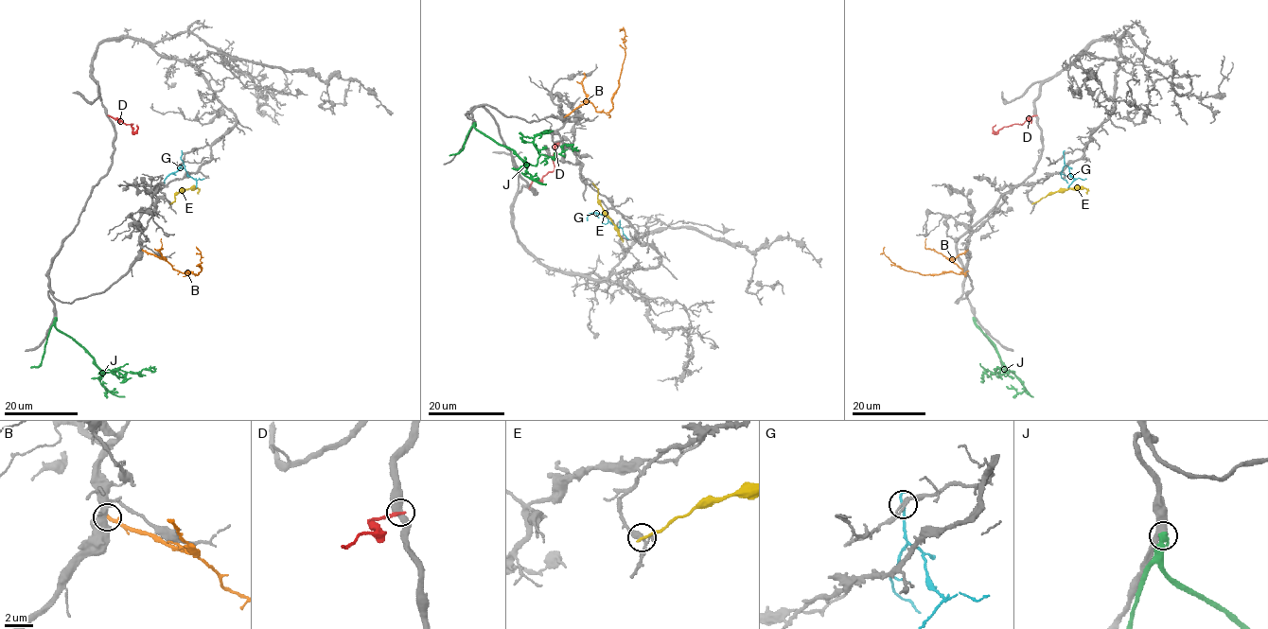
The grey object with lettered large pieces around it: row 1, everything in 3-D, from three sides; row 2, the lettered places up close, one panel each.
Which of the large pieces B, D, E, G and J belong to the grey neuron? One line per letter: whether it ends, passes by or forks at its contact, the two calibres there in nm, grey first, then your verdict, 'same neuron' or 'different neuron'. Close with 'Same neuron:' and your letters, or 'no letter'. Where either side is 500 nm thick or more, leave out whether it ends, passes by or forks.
B: it ends there; 440 nm thick on the grey side, 280 nm on the other; different neuron
D: it ends there; 440 nm thick on the grey side, 240 nm on the other; different neuron
E: it ends there; 340 nm thick on the grey side, 200 nm on the other; different neuron
G: it ends there; 150 nm thick on the grey side, 200 nm on the other; different neuron
J: 400 nm thick on the grey side, 550 nm on the other; different neuron
Same neuron: no letter

